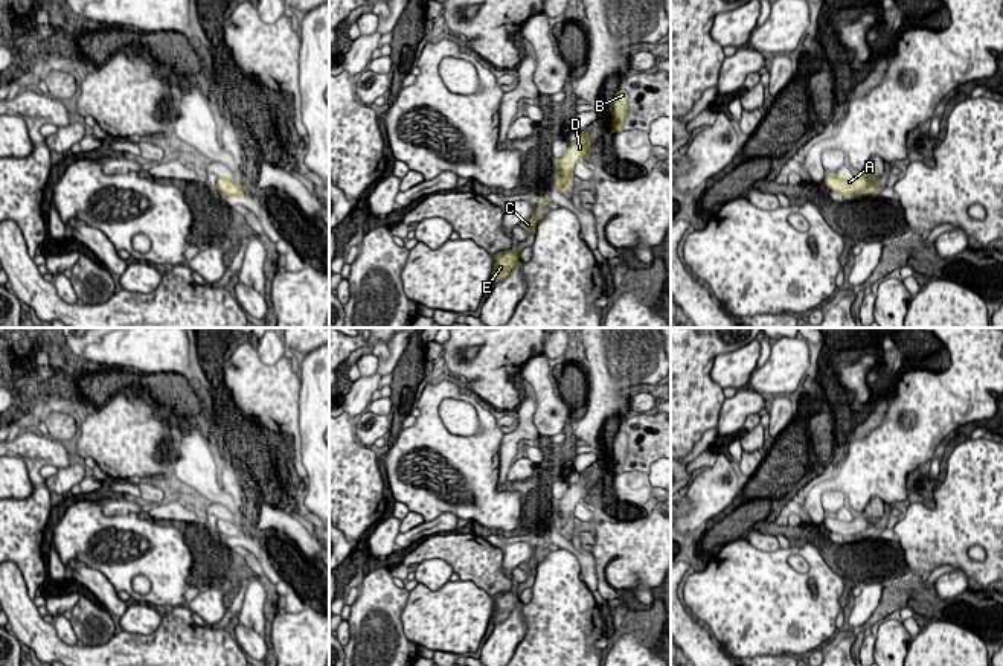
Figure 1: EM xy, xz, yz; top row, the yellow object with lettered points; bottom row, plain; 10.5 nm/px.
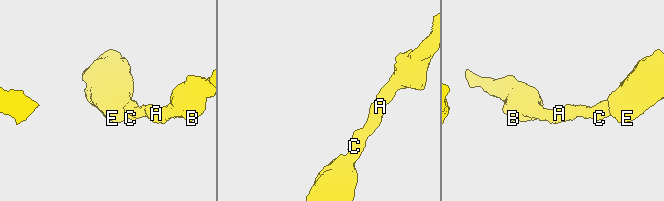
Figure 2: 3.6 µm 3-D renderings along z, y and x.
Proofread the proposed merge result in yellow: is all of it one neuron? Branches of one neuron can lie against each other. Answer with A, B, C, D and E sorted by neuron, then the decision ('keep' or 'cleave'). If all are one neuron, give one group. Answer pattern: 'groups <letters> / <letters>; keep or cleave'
groups A B C D E; keep

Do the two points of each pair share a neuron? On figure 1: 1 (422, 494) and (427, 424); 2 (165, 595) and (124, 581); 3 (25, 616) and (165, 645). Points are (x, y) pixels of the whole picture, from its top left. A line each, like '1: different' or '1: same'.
1: same
2: same
3: same

